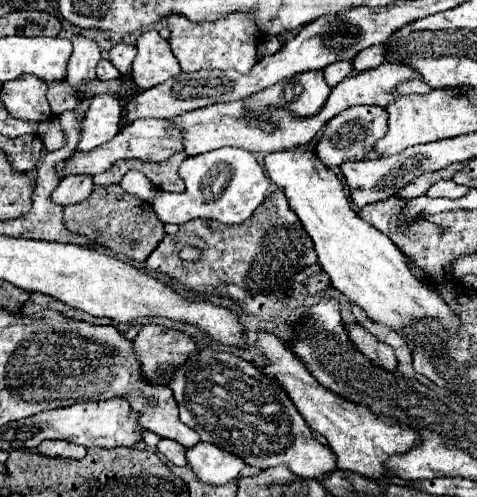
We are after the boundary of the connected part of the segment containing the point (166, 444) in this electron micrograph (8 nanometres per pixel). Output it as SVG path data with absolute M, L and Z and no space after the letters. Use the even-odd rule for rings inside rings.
M160 440L158 444L158 452L166 456L168 462L172 462L174 466L184 466L186 464L186 448L174 440Z

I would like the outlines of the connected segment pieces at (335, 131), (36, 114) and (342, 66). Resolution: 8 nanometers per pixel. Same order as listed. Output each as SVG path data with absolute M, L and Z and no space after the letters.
M350 106L348 110L340 112L336 118L332 118L326 124L322 138L316 144L316 156L328 168L340 166L346 160L364 160L374 150L374 144L386 134L386 130L388 130L386 118L388 118L388 112L384 108Z
M30 74L6 82L2 88L2 100L8 114L18 120L42 122L52 116L50 104L46 100L46 84Z
M340 60L340 62L324 68L324 78L326 78L328 86L336 86L350 74L352 74L352 60Z

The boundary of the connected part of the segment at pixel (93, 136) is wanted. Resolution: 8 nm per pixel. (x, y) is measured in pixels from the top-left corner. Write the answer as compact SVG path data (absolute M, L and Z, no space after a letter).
M98 94L88 110L88 118L84 118L84 134L78 148L82 152L90 152L100 144L112 140L120 130L120 116L120 100L112 94Z

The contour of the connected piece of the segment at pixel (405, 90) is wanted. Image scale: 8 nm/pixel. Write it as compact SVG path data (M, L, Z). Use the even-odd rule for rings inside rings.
M408 80L404 84L400 84L398 94L428 94L432 88L426 82L420 80Z

